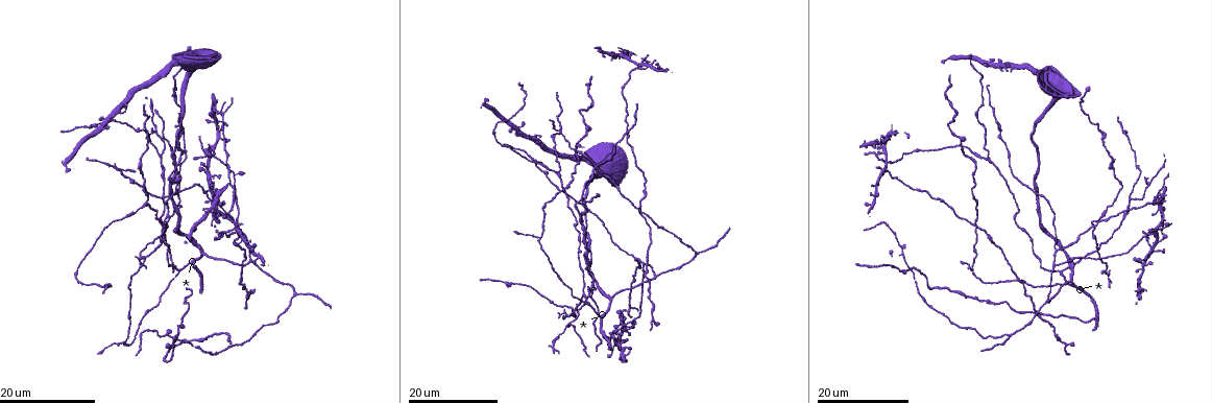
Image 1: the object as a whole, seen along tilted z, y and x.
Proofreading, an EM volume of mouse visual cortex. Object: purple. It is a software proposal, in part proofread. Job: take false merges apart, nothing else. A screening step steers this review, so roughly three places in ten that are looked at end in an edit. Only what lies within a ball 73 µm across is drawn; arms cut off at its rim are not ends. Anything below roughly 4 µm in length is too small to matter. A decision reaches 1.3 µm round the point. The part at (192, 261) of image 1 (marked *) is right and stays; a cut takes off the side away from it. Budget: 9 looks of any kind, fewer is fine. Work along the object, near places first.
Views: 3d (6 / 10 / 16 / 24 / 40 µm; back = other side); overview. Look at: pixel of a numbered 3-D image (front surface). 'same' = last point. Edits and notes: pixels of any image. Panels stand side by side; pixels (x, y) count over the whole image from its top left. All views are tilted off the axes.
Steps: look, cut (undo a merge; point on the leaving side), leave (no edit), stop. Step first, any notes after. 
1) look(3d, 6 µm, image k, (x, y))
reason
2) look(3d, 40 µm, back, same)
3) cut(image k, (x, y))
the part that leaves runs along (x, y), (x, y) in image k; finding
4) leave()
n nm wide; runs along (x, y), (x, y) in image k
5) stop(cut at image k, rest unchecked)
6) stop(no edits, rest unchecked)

look(3d, 16 µm, image 1, (1128, 198))
three arms meet

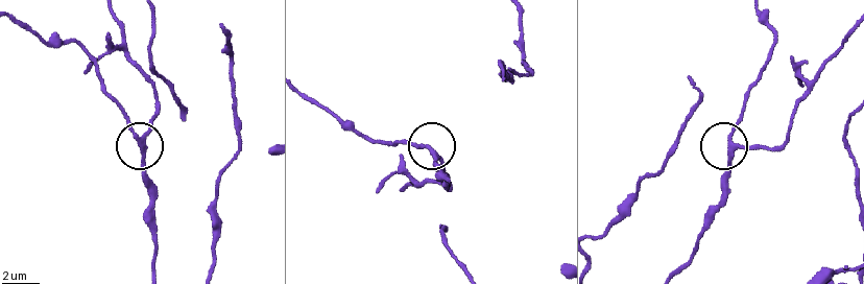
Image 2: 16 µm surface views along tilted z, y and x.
look(3d, 6 µm, image 2, (139, 138))
zoom in

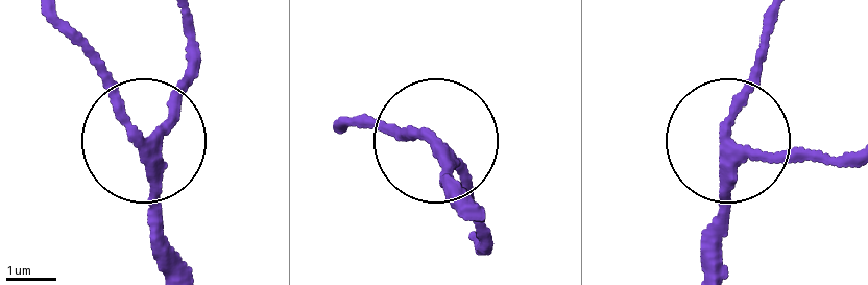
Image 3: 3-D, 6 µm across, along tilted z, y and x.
leave()
runs along (705, 263), (718, 172), (771, 21) in image 3; continuous, no second neuron

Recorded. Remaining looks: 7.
look(3d, 16 µm, image 1, (214, 156))
looks like a crossing

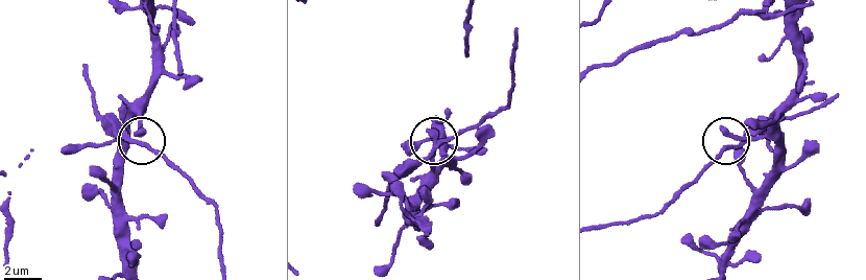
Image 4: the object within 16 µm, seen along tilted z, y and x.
look(3d, 6 µm, image 4, (727, 146))

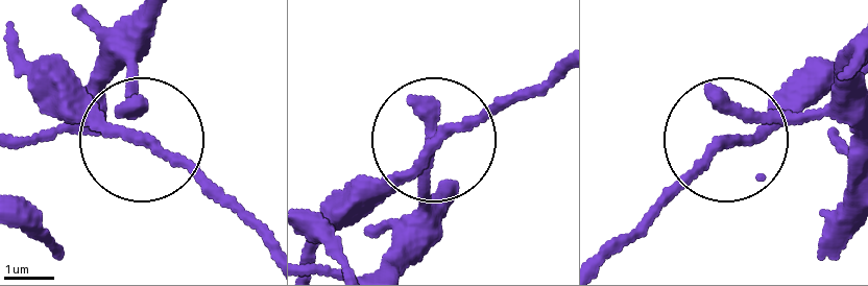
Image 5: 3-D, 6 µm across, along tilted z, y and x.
look(3d, 6 µm, back, image 5, (143, 134))

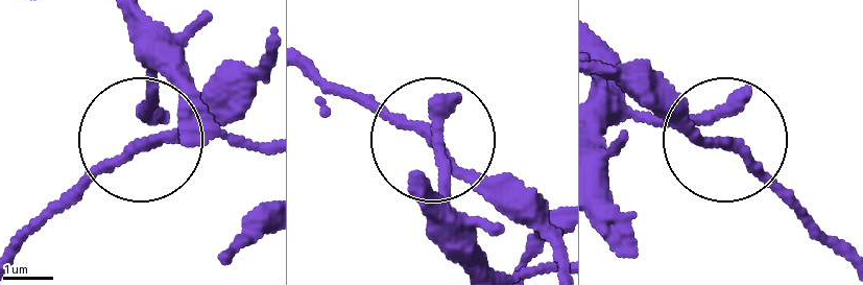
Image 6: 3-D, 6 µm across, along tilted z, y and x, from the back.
leave()
4 arms; continuous, no second neuron

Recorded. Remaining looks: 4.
look(3d, 16 µm, image 1, (594, 165))

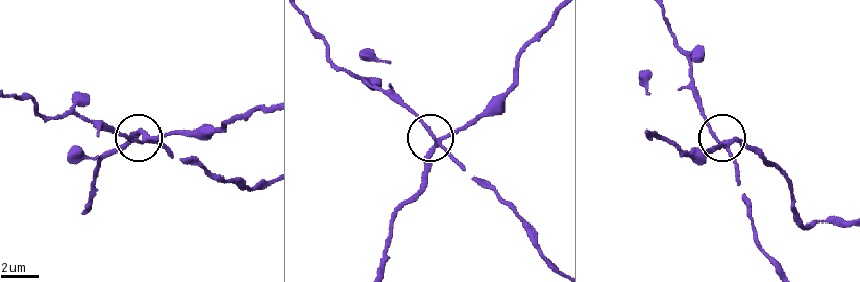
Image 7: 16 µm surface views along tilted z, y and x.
look(3d, 6 µm, image 7, (145, 134))

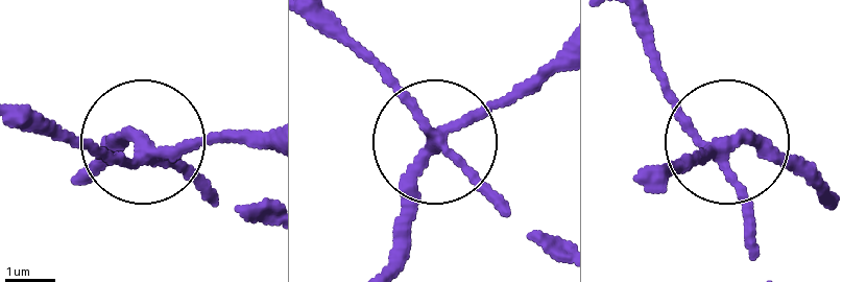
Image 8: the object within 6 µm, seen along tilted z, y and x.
cut(image 8, (116, 142))
the part that leaves runs along (150, 144), (129, 136), (92, 167) in image 8; a second neuron is stuck on

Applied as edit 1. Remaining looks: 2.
look(3d, 24 µm, image 1, (127, 339))
two arms in line, one across

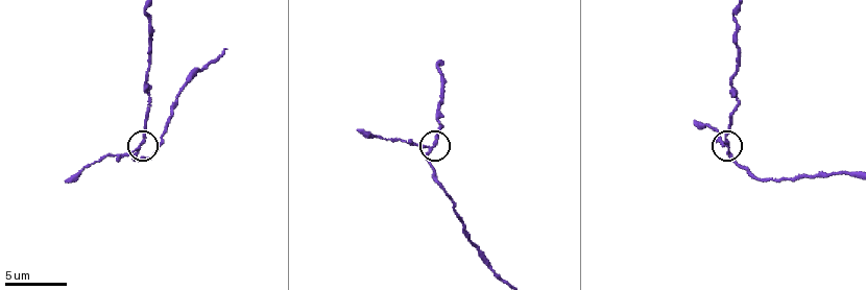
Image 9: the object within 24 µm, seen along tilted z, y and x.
look(3d, 10 µm, image 9, (428, 149))

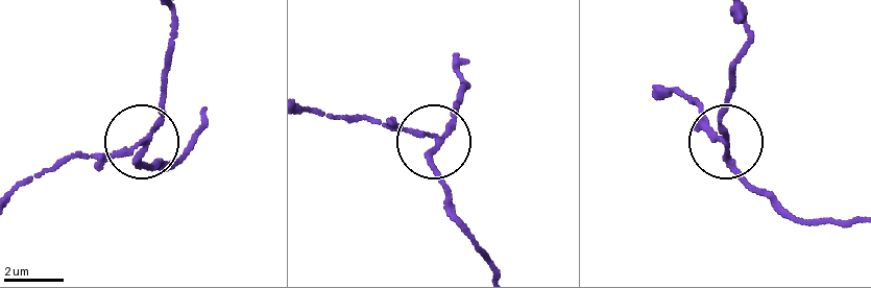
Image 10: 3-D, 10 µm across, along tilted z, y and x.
cut(image 10, (102, 160))
150 nm wide; the part that leaves runs along (139, 141), (119, 151), (74, 153), (15, 188) in image 10; a second neuron is stuck on

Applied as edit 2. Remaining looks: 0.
stop(cut at image 8, cut at image 10, rest unchecked)

